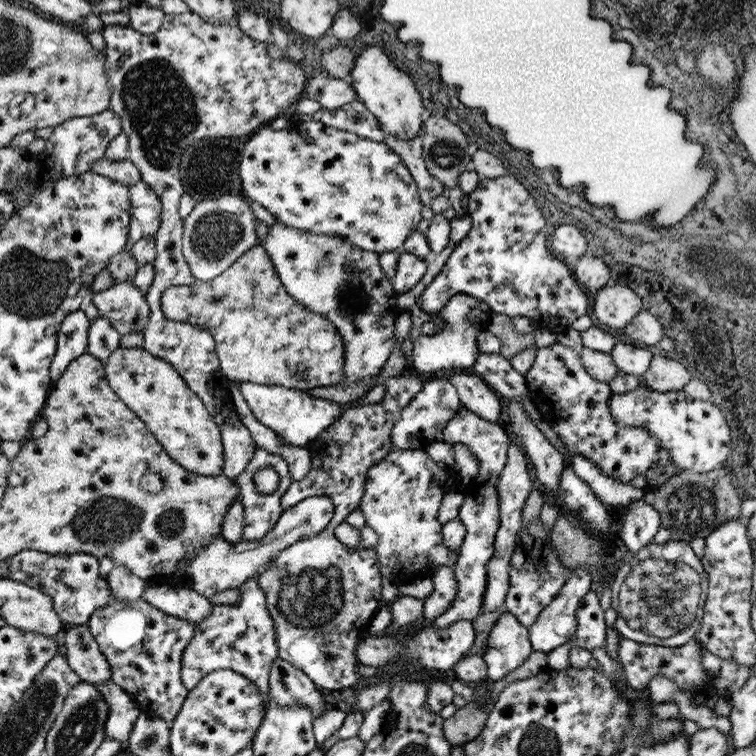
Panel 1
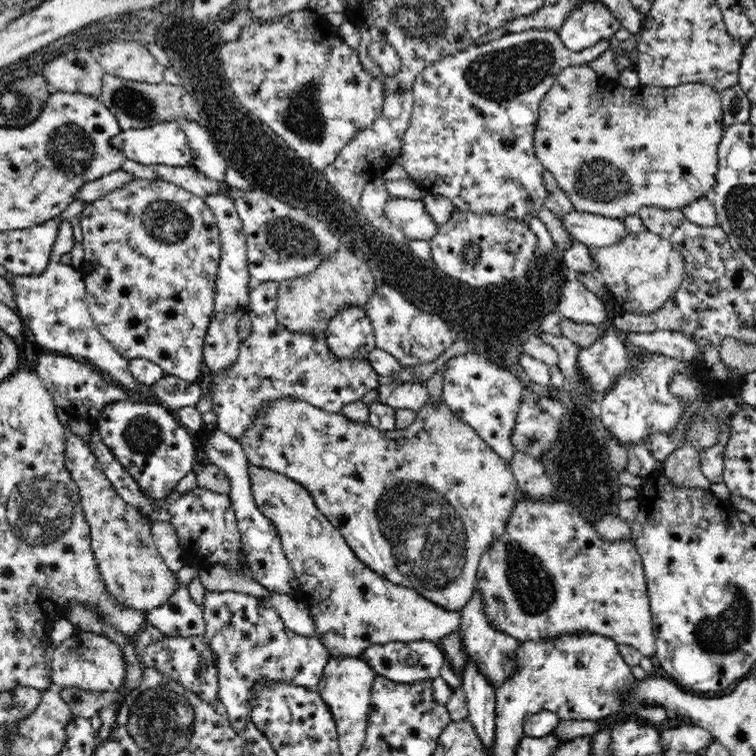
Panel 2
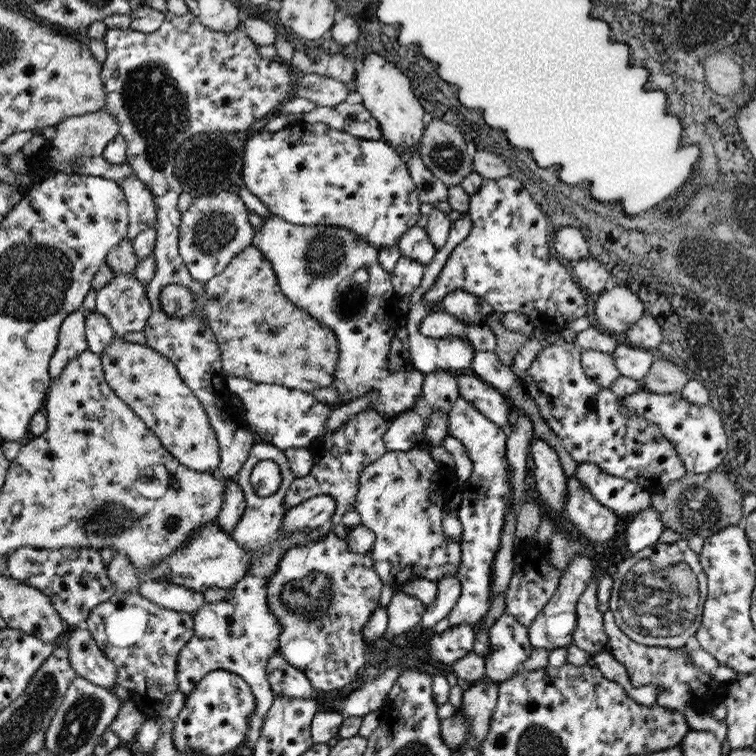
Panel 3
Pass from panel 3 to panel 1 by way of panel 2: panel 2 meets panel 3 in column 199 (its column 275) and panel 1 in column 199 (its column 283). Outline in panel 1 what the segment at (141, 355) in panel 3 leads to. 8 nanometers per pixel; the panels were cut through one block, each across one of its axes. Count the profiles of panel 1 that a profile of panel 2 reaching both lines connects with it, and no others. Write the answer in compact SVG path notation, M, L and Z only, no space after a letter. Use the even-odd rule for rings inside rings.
M117 346L109 358L103 360L105 366L105 376L113 392L119 396L123 406L131 408L131 412L145 424L145 428L157 438L157 442L163 446L163 450L171 456L173 462L181 464L185 470L203 474L203 476L219 476L223 470L223 442L221 442L221 432L215 426L213 416L207 412L203 400L191 388L185 384L183 376L173 368L173 364L157 358L155 354L147 352L145 348L127 348L127 346Z

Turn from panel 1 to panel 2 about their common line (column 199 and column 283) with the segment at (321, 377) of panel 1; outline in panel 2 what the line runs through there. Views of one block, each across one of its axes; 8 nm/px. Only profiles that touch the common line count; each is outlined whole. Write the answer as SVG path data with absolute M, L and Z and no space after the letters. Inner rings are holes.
M342 248L334 256L326 258L326 262L322 262L316 272L292 282L282 282L278 286L276 318L290 332L326 334L328 324L336 314L340 314L344 308L366 308L374 292L376 284L368 264L358 260L350 250Z

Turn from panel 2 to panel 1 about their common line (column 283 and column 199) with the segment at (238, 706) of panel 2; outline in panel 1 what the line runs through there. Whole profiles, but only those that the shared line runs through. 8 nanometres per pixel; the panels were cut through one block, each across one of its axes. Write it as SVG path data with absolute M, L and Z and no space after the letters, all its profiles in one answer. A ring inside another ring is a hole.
M261 572L237 588L239 602L235 602L235 606L211 606L209 616L197 620L195 638L183 650L183 660L179 660L179 680L187 690L193 690L211 672L231 670L247 678L249 684L257 686L265 712L271 704L269 674L273 660L279 658L279 644L275 622L271 620L271 614L267 614L267 594L259 586L259 576Z

